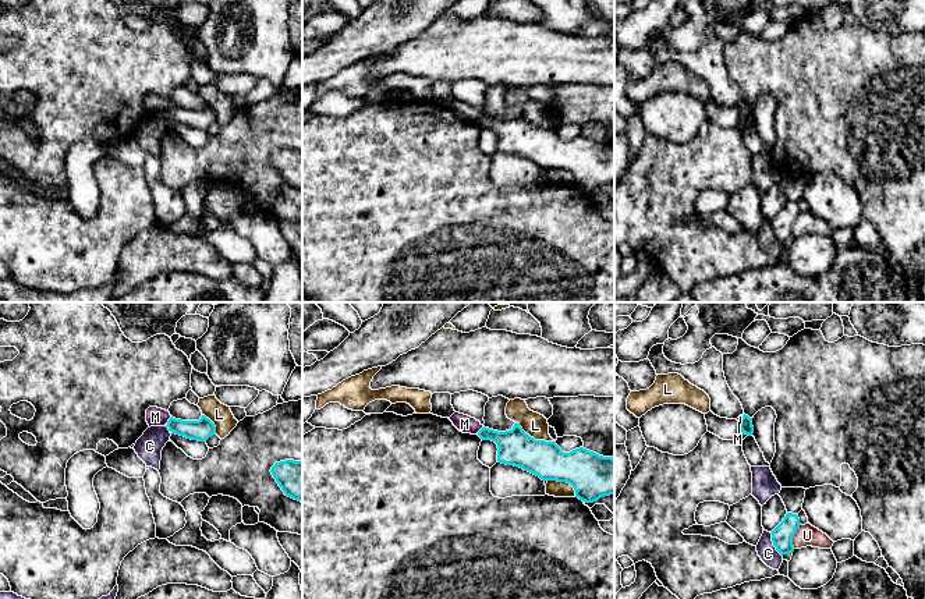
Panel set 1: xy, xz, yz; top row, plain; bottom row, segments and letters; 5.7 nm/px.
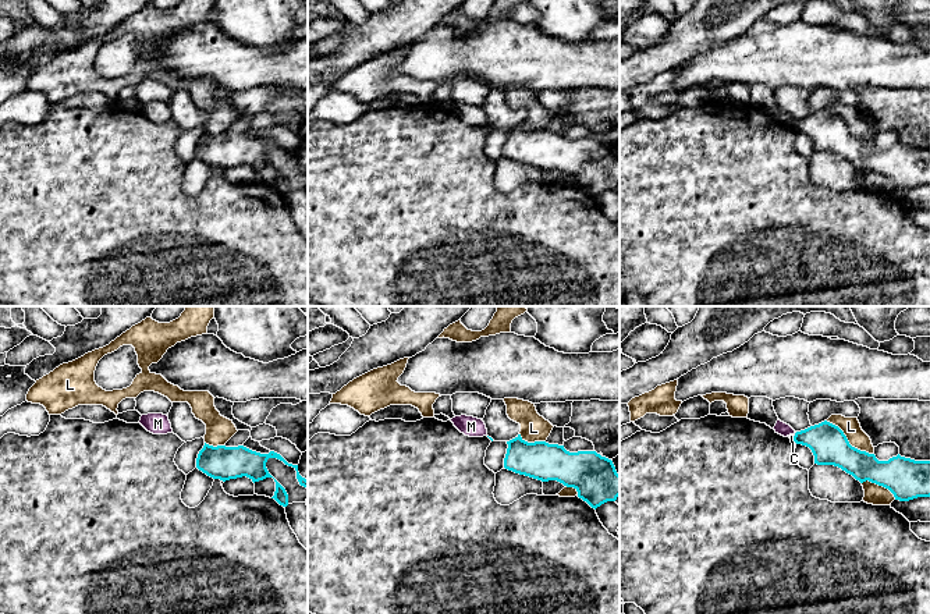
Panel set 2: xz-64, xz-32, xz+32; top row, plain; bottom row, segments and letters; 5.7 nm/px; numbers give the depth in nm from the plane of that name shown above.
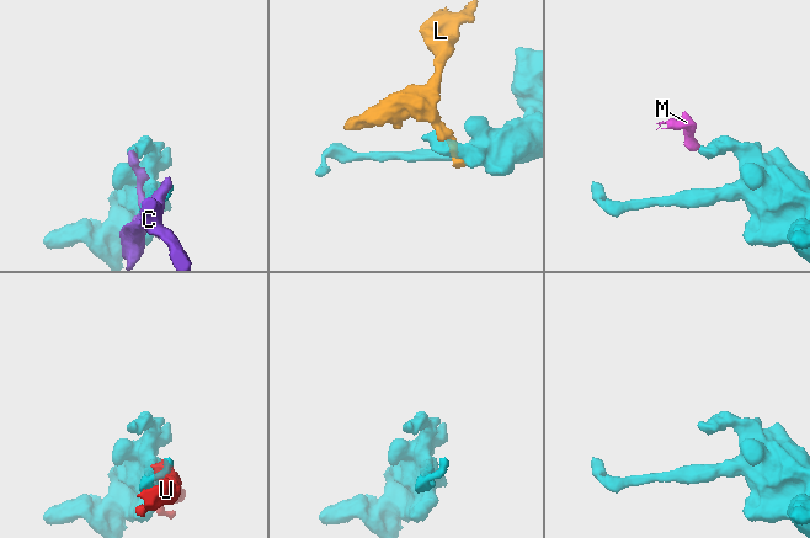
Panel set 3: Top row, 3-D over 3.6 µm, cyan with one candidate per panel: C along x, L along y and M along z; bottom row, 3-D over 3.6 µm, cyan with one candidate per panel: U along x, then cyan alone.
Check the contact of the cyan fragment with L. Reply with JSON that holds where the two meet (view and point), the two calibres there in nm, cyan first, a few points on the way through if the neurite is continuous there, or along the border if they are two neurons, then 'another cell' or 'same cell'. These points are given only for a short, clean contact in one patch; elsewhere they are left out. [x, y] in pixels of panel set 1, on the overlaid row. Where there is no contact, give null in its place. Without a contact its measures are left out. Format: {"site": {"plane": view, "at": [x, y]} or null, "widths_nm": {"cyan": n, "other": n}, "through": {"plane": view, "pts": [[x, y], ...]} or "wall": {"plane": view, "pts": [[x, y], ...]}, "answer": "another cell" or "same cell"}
{"site": {"plane": "xz", "at": [534, 439]}, "widths_nm": {"cyan": 200, "other": 140}, "answer": "another cell"}

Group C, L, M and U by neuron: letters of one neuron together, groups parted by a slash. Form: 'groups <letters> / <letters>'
groups C / L / M / U

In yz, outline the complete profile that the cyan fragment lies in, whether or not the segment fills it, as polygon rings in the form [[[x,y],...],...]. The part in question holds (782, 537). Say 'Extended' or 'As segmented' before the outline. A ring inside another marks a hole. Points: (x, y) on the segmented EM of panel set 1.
As segmented. [[[787,513],[783,521],[770,532],[773,546],[782,556],[794,552],[793,538],[800,525],[798,515]]]

